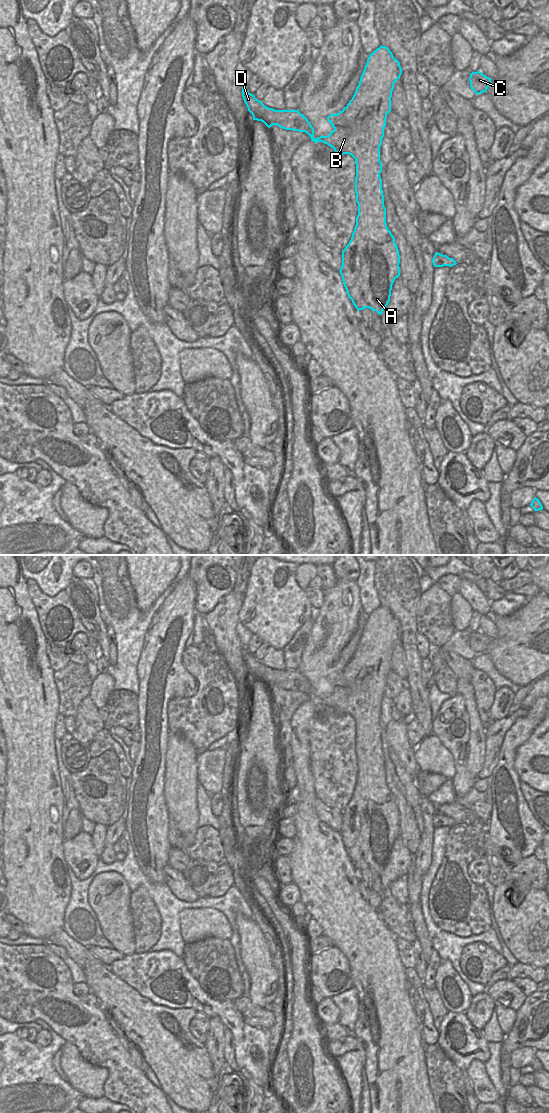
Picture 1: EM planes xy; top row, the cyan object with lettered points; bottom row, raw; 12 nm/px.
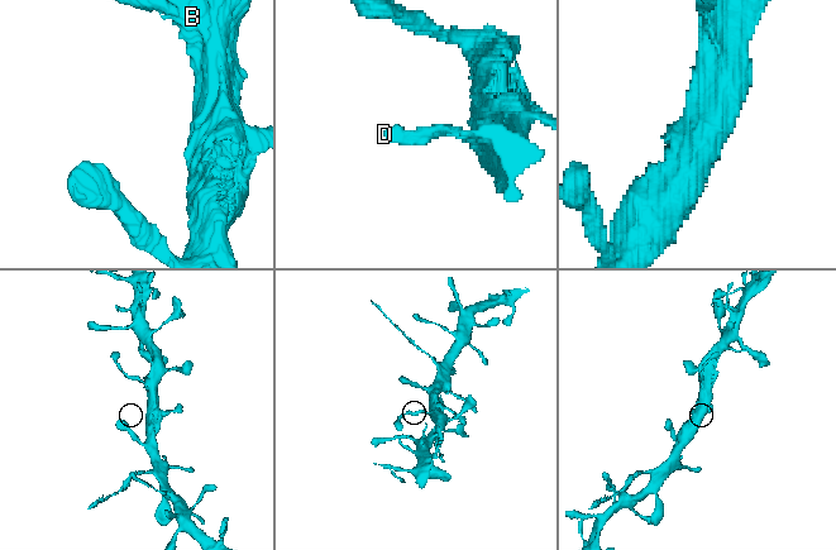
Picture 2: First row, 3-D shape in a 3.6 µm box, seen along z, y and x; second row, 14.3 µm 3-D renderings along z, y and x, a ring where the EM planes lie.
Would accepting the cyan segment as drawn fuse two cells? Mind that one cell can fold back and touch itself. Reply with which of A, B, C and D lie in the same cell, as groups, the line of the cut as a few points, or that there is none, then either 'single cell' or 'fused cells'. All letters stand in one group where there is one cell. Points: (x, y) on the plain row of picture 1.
A B C D; no cut; single cell

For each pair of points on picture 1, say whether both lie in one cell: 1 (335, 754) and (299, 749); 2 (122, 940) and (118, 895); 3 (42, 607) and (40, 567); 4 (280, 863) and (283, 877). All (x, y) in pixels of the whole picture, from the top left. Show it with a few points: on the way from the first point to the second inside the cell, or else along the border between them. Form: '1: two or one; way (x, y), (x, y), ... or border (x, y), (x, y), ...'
1: two; border (310, 727), (310, 771), (312, 773)
2: one; way (118, 929), (118, 906)
3: two; border (26, 579), (32, 579), (50, 596), (64, 590)
4: one; way (281, 866), (282, 874)

